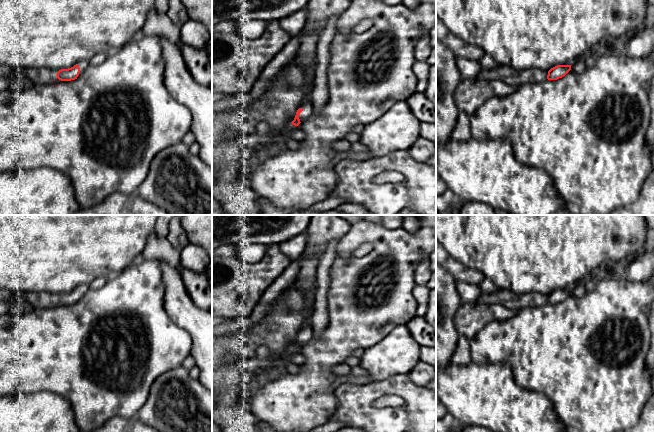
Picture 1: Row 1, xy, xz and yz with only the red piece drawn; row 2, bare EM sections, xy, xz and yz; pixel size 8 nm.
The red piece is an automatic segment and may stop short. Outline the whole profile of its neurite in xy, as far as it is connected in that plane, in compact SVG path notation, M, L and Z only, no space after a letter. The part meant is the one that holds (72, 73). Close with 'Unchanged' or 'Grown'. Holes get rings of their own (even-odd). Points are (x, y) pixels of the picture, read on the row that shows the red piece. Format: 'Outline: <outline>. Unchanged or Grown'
Outline: M83 60L68 69L61 69L57 72L57 78L61 81L71 81L77 79L79 73L86 70L90 65L90 61Z. Grown

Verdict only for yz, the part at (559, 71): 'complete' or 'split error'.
split error

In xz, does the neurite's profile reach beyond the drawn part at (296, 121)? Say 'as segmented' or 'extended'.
extended

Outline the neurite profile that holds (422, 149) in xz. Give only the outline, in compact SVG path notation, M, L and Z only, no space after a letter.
M419 137L408 149L409 154L417 161L426 163L436 153L436 143Z

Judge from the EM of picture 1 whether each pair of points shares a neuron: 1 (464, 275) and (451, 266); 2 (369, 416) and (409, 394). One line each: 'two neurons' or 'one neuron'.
1: one neuron
2: one neuron

